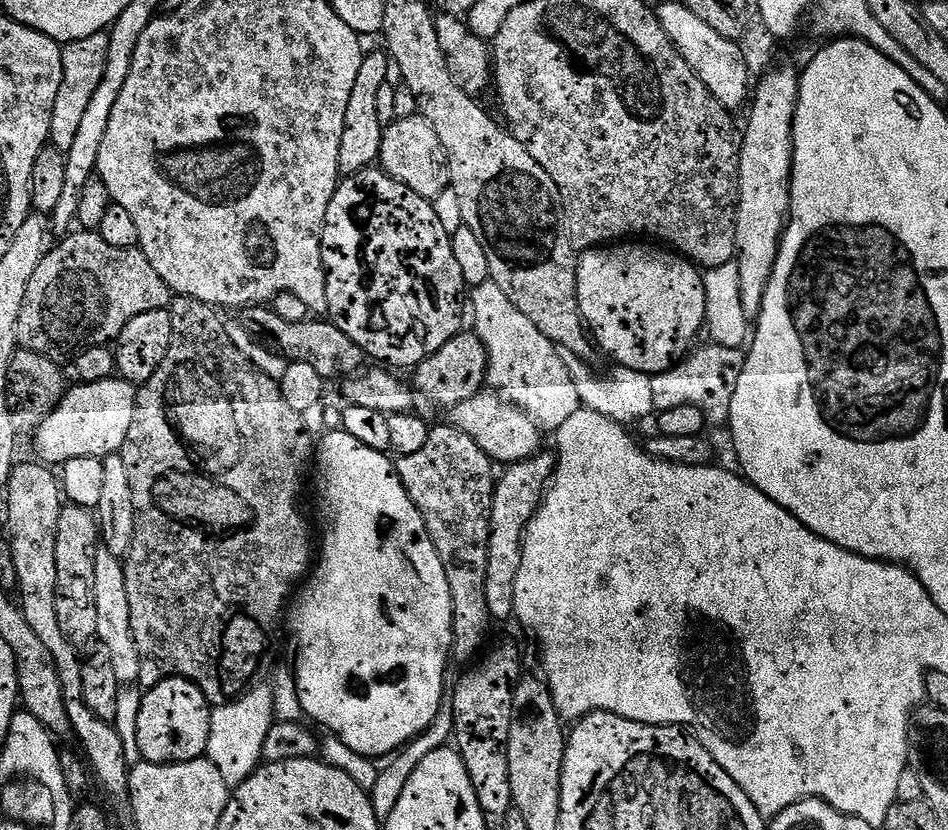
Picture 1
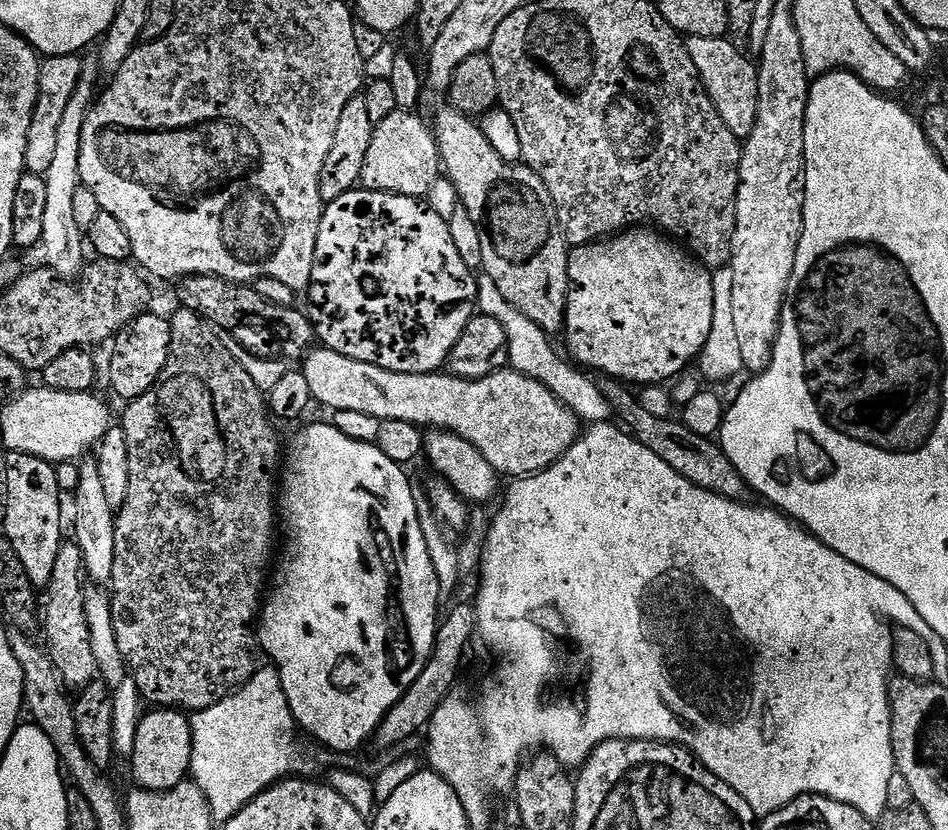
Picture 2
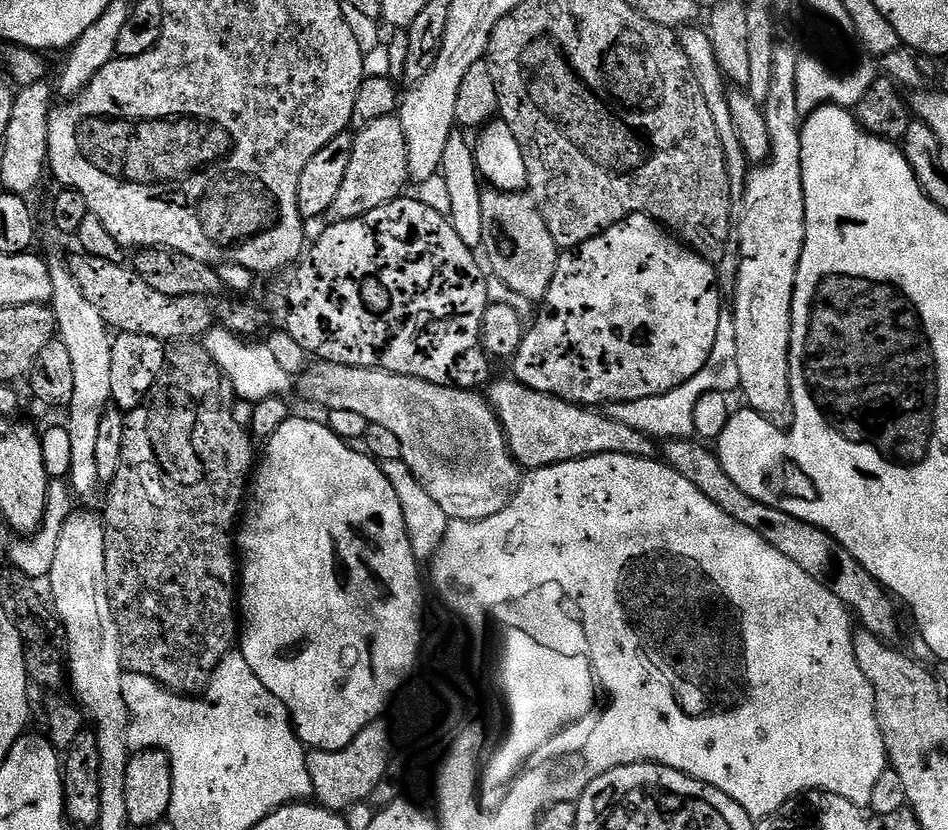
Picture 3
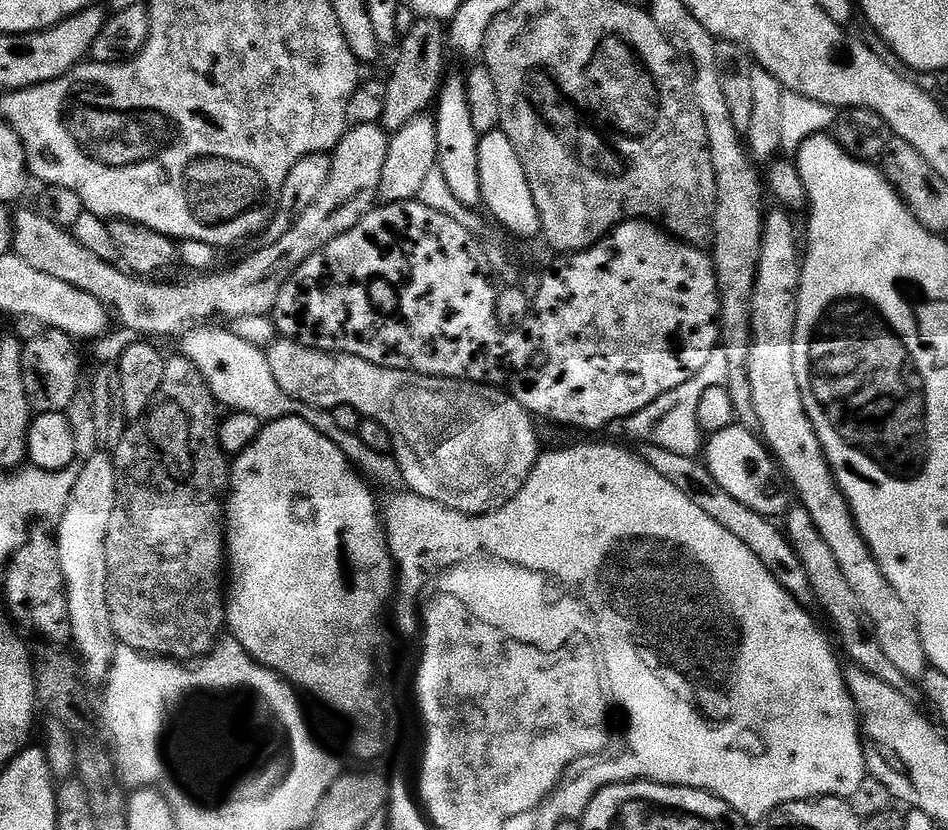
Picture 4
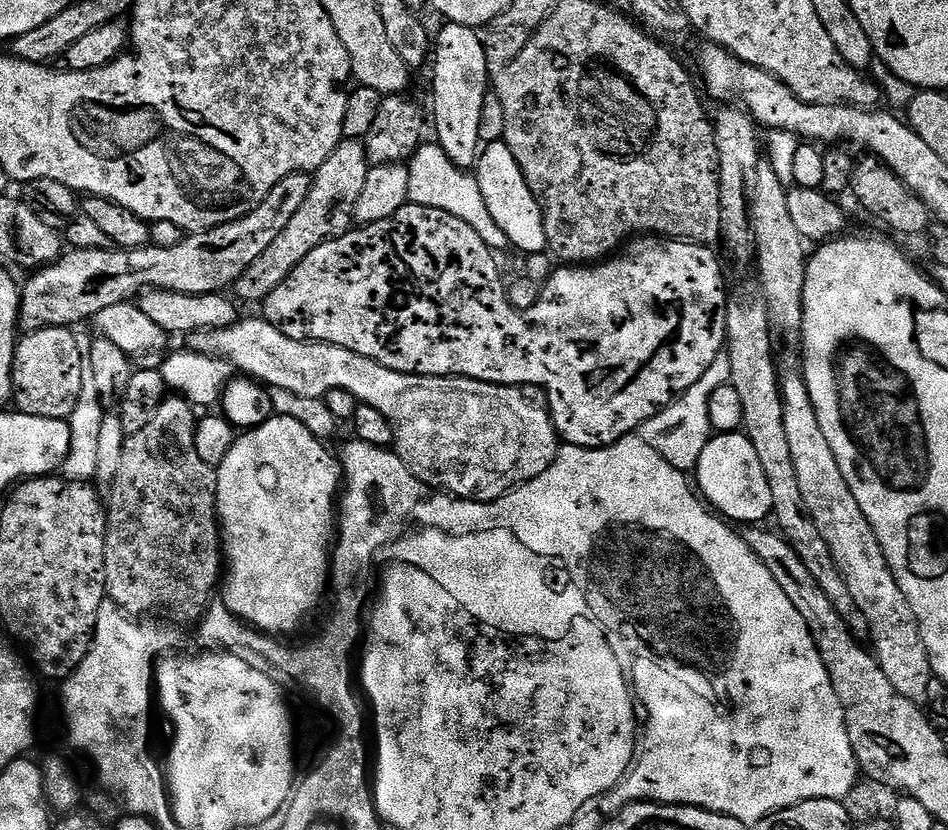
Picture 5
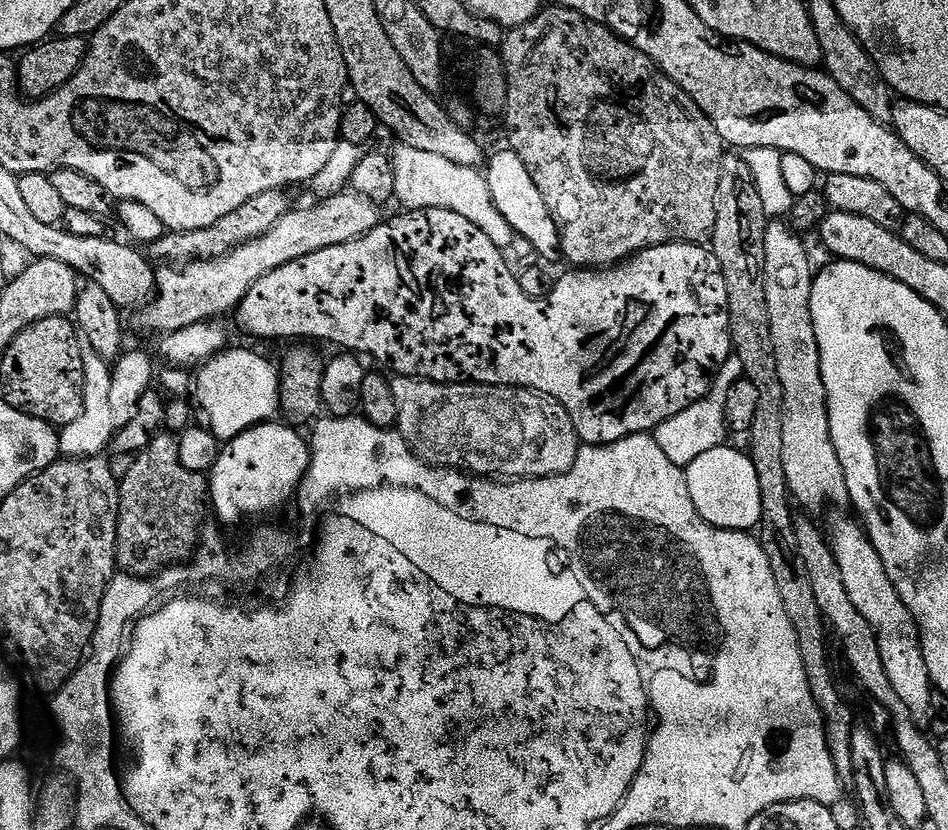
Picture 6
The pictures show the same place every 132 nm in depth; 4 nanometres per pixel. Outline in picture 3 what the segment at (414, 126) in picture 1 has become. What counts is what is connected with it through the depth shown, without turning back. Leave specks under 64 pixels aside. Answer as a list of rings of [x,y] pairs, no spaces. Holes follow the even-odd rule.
[[[399,115],[374,118],[374,122],[363,125],[359,131],[352,141],[350,162],[346,166],[346,178],[342,178],[339,198],[326,209],[333,221],[349,219],[350,213],[352,216],[362,216],[391,200],[401,199],[403,192],[400,191],[404,183],[410,180],[408,143],[406,134],[402,134]],[[348,200],[352,200],[352,204]]]

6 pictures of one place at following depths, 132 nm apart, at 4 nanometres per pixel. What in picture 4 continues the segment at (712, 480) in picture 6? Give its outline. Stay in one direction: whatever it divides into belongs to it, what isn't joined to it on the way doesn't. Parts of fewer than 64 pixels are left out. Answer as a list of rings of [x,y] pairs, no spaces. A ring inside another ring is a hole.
[[[733,426],[722,430],[718,434],[708,436],[706,440],[706,463],[710,474],[718,481],[718,486],[722,490],[727,490],[733,498],[738,498],[742,506],[750,506],[750,510],[760,512],[762,515],[772,518],[775,517],[776,504],[772,501],[772,484],[768,481],[768,460],[770,464],[770,453],[762,443],[761,437],[748,426]]]

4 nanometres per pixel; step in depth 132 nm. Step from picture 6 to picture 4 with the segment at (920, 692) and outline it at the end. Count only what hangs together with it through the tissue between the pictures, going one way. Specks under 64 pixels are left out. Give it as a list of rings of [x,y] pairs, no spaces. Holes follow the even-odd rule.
[[[784,210],[769,211],[764,222],[764,241],[760,247],[758,258],[758,274],[752,295],[752,354],[748,363],[750,374],[750,388],[754,390],[754,406],[758,421],[758,430],[762,435],[766,447],[778,463],[784,467],[788,480],[794,491],[800,495],[799,503],[814,518],[814,526],[818,526],[818,534],[826,538],[826,546],[830,546],[838,566],[842,566],[842,575],[846,582],[850,582],[850,590],[858,594],[860,604],[864,607],[864,614],[868,623],[874,629],[874,635],[880,645],[886,650],[886,656],[899,670],[905,681],[923,681],[924,675],[930,671],[928,655],[922,646],[920,631],[912,612],[898,598],[894,586],[882,574],[882,566],[874,558],[866,538],[860,532],[858,522],[848,505],[844,491],[838,486],[836,476],[824,453],[822,442],[814,430],[808,417],[808,411],[802,398],[802,390],[798,386],[798,374],[794,374],[794,330],[796,329],[796,315],[798,314],[798,298],[800,297],[800,269],[802,267],[801,249],[796,249],[796,224],[791,215]]]

